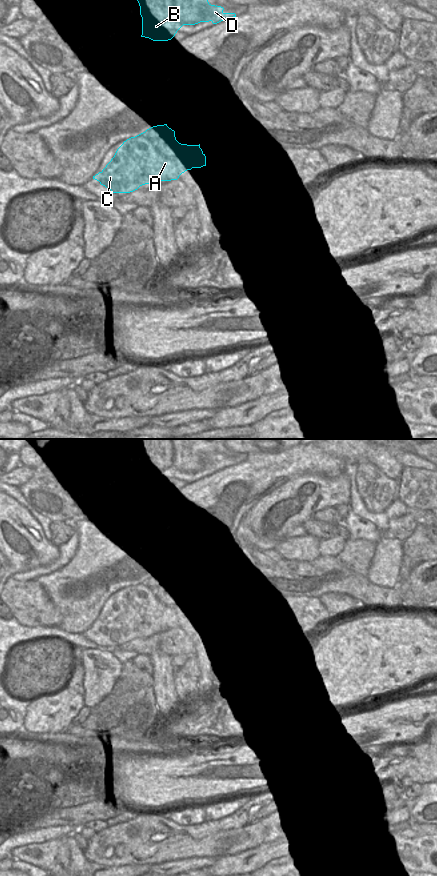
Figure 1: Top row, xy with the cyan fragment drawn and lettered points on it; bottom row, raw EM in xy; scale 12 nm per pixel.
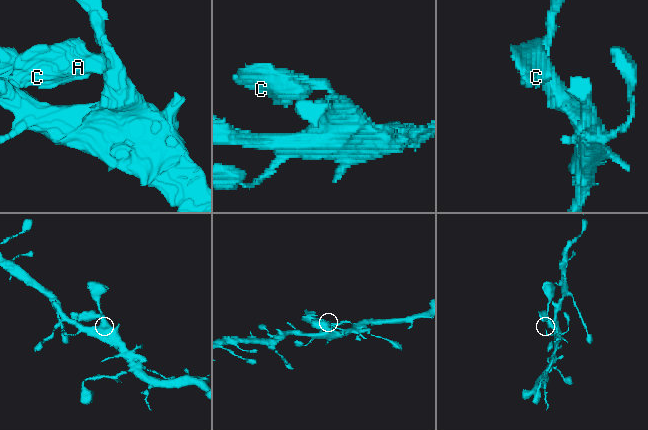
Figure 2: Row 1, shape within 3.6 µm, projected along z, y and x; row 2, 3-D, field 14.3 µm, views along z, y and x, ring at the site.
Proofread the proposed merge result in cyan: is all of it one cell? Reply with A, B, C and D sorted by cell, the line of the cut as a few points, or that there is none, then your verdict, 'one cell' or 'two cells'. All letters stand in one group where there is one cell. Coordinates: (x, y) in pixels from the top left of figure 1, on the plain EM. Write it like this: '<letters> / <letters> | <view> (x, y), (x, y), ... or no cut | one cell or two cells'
A B C D | no cut | one cell

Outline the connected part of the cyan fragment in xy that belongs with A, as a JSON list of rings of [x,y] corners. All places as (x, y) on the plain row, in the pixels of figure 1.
[[[164,572],[153,574],[124,589],[111,609],[101,620],[93,624],[93,627],[110,637],[111,641],[130,641],[153,629],[177,628],[185,619],[203,614],[206,614],[206,604],[200,592],[179,591],[175,579]]]

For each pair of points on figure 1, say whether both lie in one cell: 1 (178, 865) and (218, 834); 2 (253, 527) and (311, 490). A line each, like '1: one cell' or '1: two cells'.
1: two cells
2: one cell

